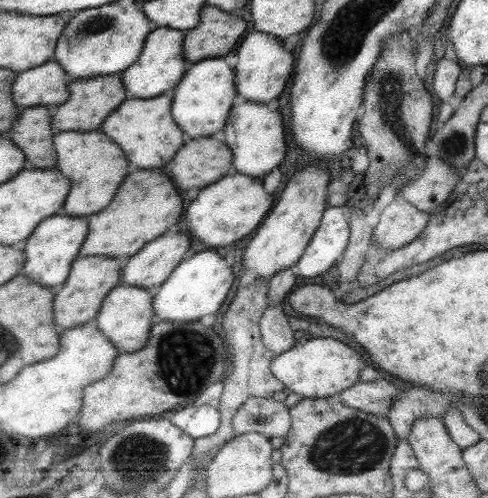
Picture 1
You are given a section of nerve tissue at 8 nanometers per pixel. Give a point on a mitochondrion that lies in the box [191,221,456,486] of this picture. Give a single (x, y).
(352, 445)

